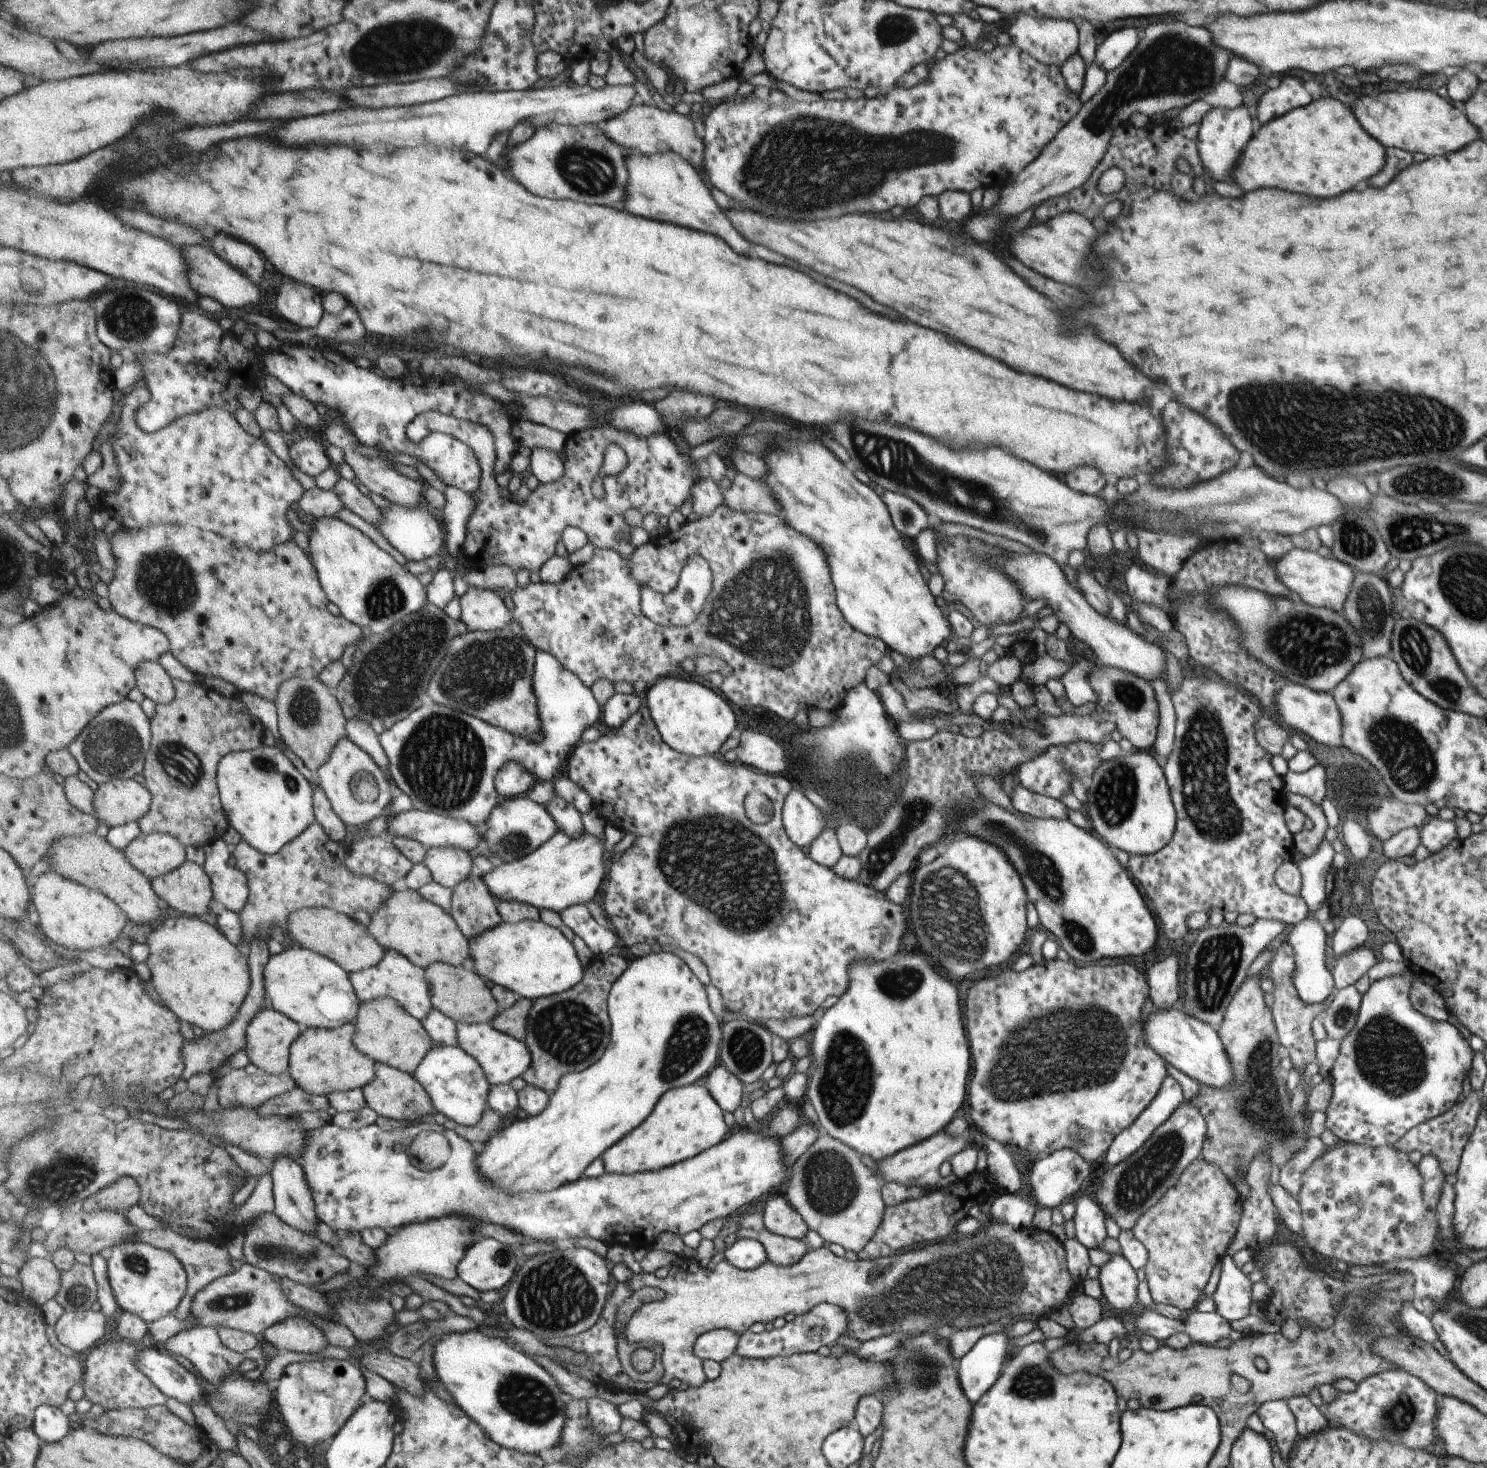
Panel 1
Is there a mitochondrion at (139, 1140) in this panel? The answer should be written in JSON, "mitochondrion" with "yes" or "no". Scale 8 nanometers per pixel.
{"mitochondrion":"no"}

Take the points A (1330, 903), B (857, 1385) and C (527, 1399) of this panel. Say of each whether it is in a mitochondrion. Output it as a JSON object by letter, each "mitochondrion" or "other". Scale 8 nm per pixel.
{"A":"other","B":"other","C":"mitochondrion"}

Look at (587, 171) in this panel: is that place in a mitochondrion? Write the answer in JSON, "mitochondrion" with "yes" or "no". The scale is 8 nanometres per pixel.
{"mitochondrion":"yes"}

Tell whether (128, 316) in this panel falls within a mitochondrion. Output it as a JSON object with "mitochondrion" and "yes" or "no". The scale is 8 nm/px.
{"mitochondrion":"yes"}

